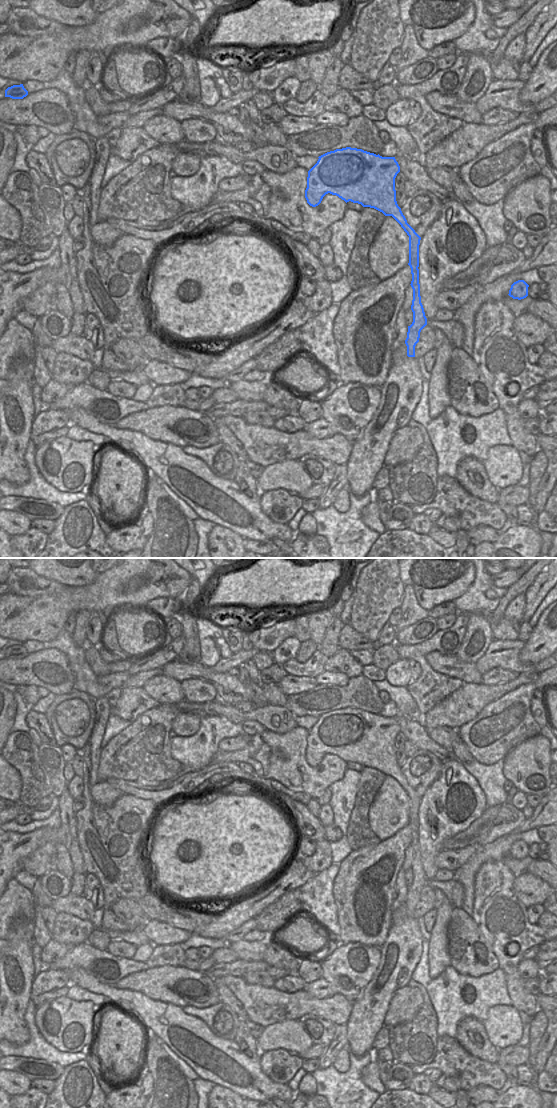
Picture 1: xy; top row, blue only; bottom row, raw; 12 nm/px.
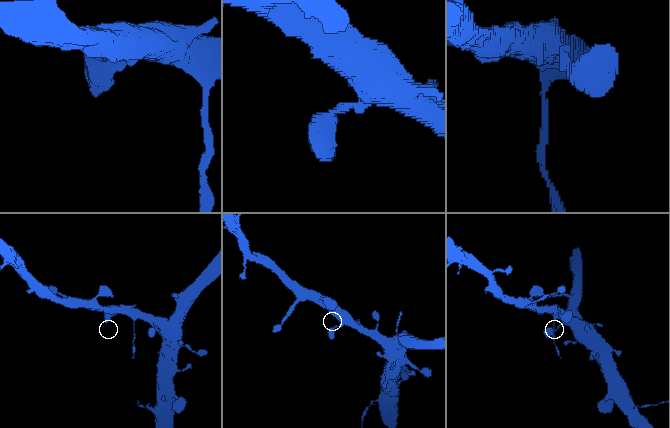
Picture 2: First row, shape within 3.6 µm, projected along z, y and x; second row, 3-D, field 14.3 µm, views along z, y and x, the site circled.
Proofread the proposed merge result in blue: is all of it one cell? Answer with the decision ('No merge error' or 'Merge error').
Merge error

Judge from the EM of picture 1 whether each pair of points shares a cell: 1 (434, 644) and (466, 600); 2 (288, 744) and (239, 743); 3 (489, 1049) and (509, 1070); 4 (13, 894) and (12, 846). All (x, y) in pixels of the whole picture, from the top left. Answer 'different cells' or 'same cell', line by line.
1: different cells
2: different cells
3: different cells
4: different cells

